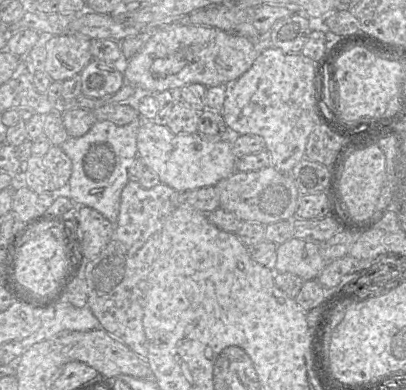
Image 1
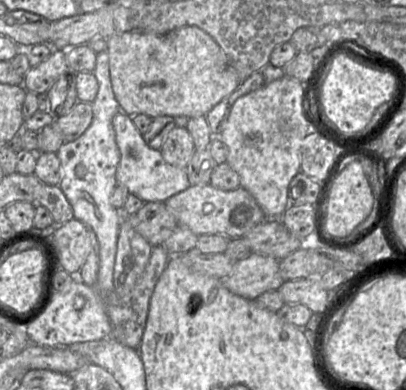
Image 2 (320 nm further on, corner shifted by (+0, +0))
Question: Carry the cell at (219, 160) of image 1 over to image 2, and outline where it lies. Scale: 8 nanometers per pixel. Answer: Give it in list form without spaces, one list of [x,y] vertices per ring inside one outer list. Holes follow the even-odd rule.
[[[119,111],[112,120],[116,134],[116,143],[121,158],[116,171],[117,183],[127,187],[131,194],[144,202],[165,202],[191,186],[186,170],[167,163],[160,150],[147,145],[143,134],[133,123],[132,117]]]

